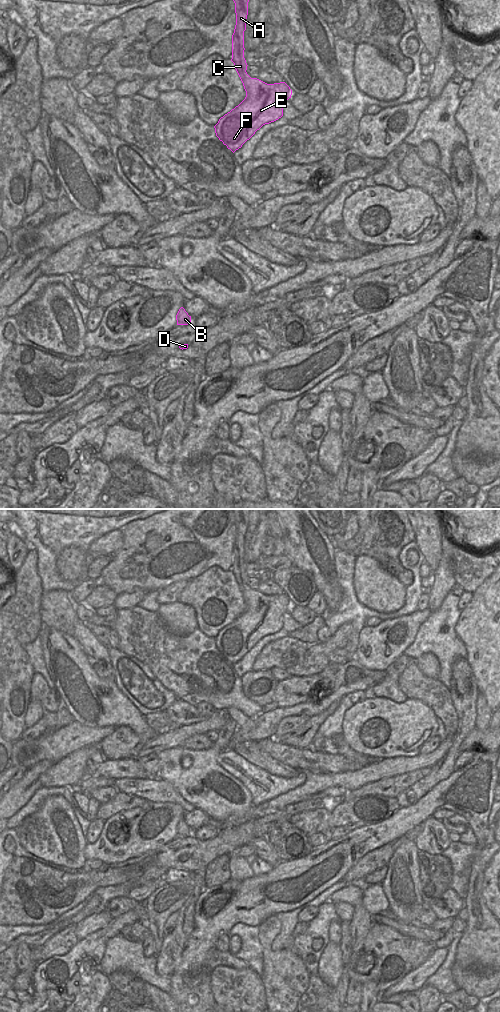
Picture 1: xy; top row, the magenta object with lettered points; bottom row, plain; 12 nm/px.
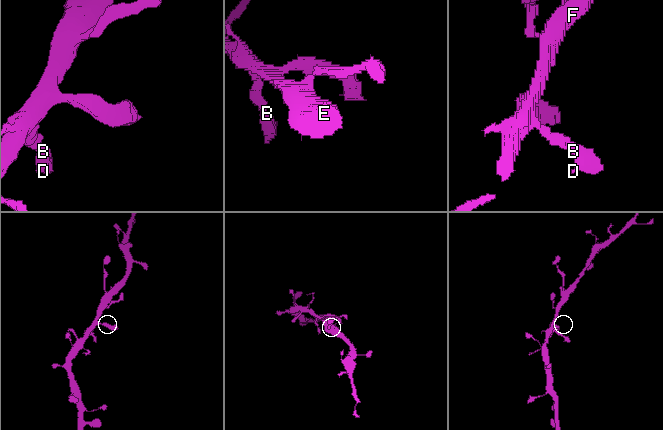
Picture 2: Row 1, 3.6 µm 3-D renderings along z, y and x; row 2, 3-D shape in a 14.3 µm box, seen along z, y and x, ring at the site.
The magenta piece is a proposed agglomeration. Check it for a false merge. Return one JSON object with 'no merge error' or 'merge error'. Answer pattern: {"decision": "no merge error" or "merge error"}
{"decision": "no merge error"}

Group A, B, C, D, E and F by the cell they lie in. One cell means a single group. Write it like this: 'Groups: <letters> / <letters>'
Groups: A B C D E F.

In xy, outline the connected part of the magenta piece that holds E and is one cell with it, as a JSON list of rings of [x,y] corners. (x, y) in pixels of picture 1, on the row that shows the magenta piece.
[[[233,0],[235,3],[236,25],[232,35],[232,59],[235,69],[246,91],[245,99],[230,112],[221,117],[214,126],[216,136],[233,153],[242,147],[257,130],[283,116],[283,102],[291,98],[292,90],[285,82],[267,84],[257,78],[251,78],[246,70],[247,63],[244,58],[244,31],[248,15],[249,0]]]

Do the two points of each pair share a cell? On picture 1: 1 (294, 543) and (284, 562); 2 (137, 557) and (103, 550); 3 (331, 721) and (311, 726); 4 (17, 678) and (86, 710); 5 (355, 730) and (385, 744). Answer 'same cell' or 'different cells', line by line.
1: different cells
2: different cells
3: different cells
4: different cells
5: same cell

